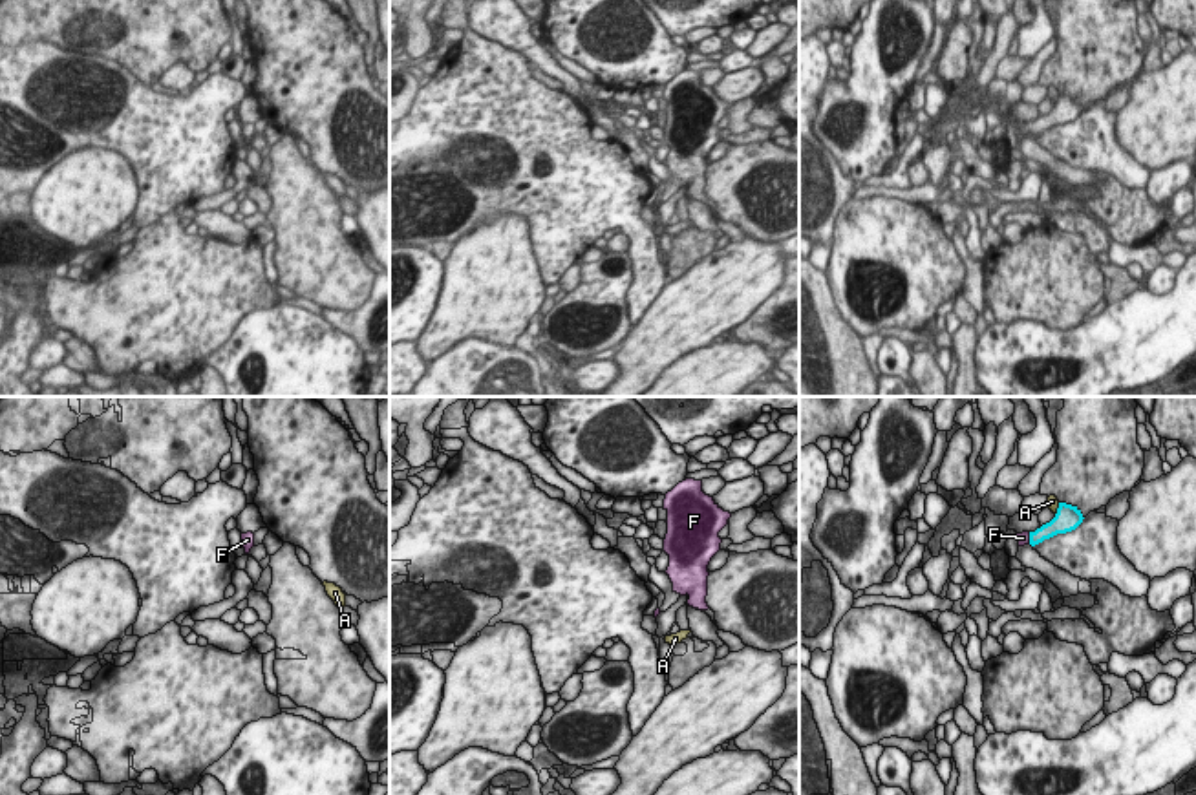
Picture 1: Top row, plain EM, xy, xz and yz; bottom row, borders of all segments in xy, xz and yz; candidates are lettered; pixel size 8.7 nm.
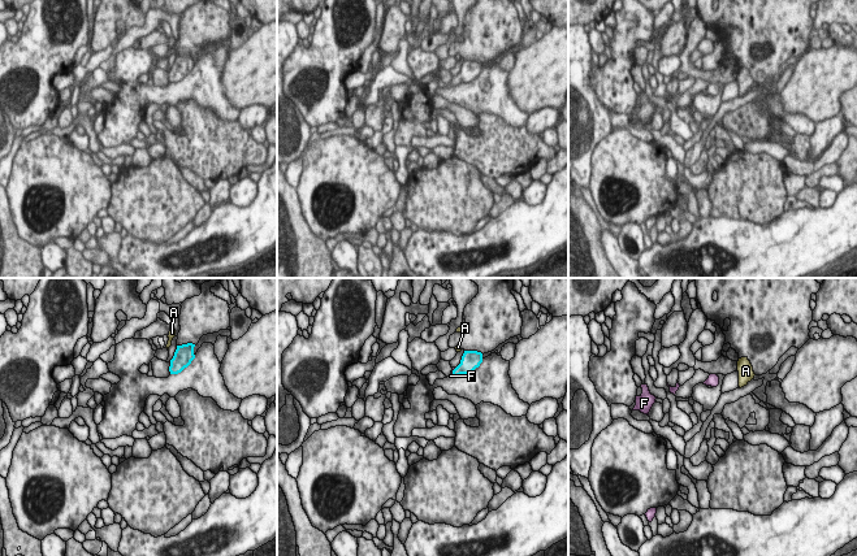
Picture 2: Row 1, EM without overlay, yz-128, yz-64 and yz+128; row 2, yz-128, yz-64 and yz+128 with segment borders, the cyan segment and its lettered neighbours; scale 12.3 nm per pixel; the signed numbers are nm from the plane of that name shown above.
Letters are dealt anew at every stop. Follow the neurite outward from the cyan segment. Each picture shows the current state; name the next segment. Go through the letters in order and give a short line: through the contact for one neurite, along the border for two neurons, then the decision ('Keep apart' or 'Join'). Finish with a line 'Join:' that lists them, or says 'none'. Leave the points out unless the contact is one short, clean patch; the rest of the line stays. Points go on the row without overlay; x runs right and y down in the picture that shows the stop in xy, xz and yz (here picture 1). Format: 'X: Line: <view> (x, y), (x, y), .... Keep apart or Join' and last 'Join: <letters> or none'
A: Line: yz (1059, 94), (1056, 105). Keep apart
F: Line: yz (1054, 117), (1030, 128), (1023, 128). Join
Join: F

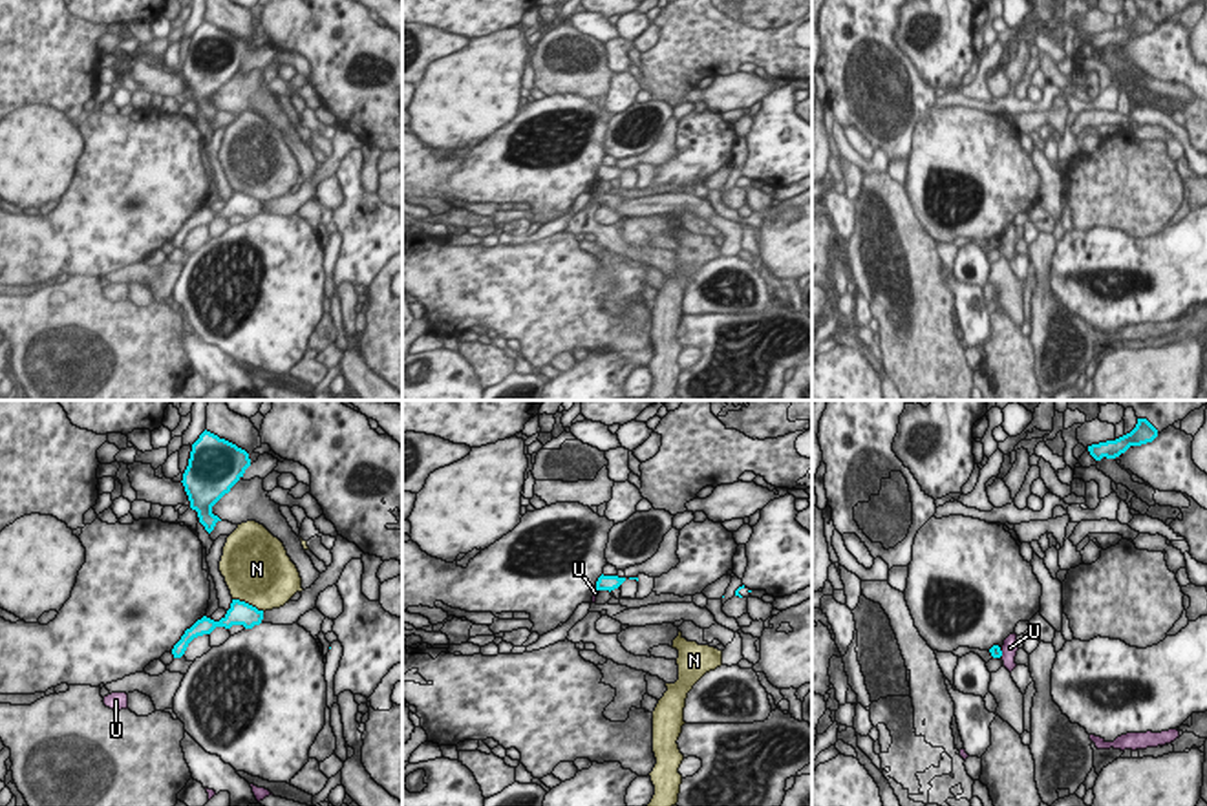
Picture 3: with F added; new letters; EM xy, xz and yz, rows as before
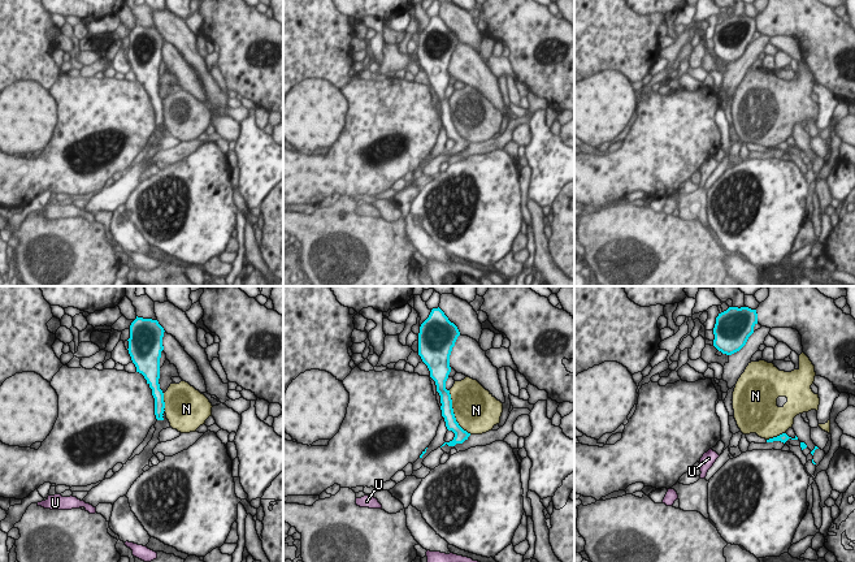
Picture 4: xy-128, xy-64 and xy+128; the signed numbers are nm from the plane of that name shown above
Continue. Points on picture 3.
N: Keep apart
U: Line: yz (999, 240), (1003, 245). Keep apart
Join: none

